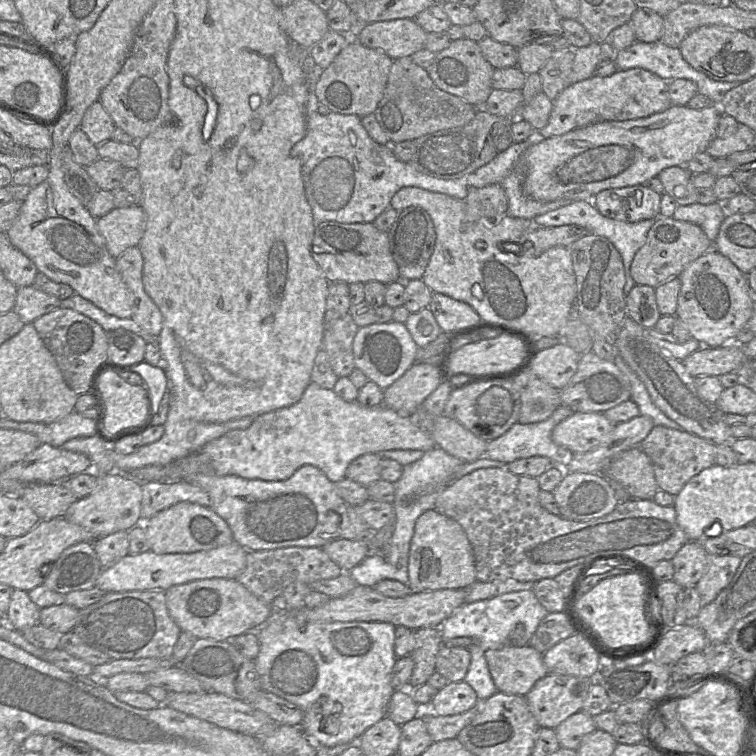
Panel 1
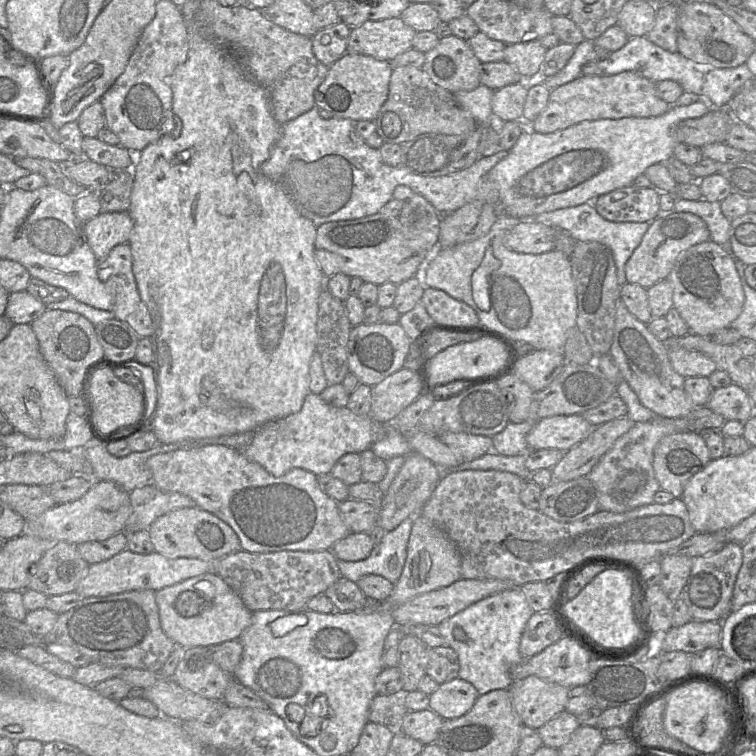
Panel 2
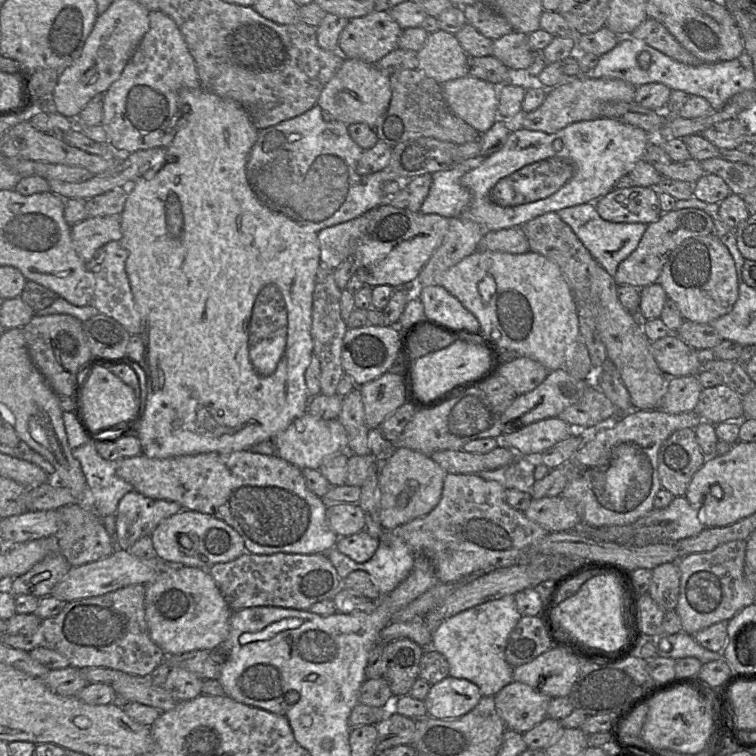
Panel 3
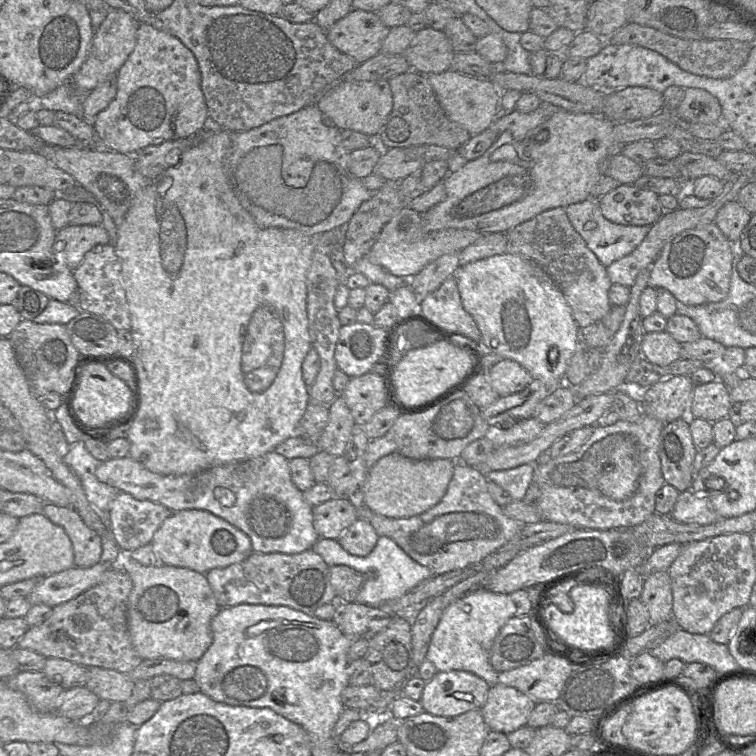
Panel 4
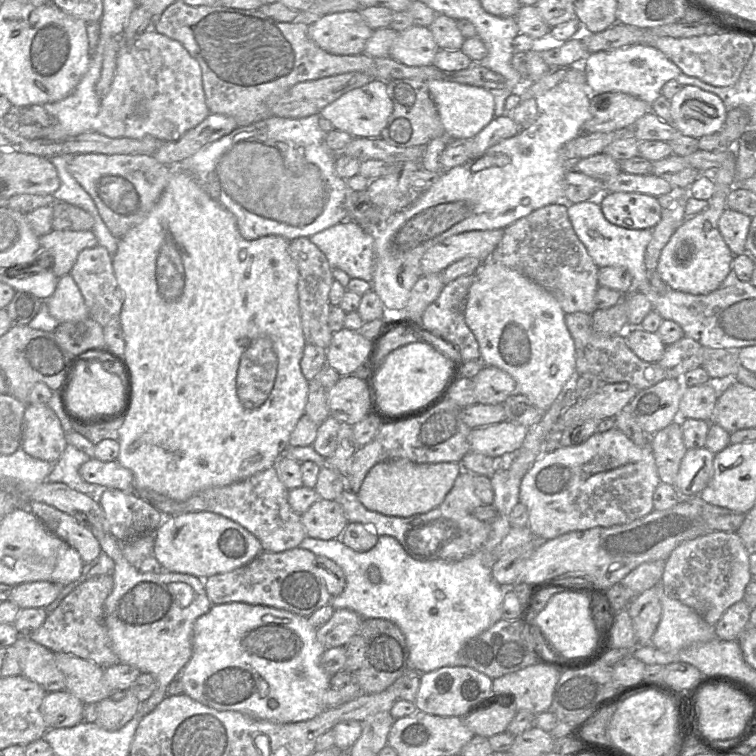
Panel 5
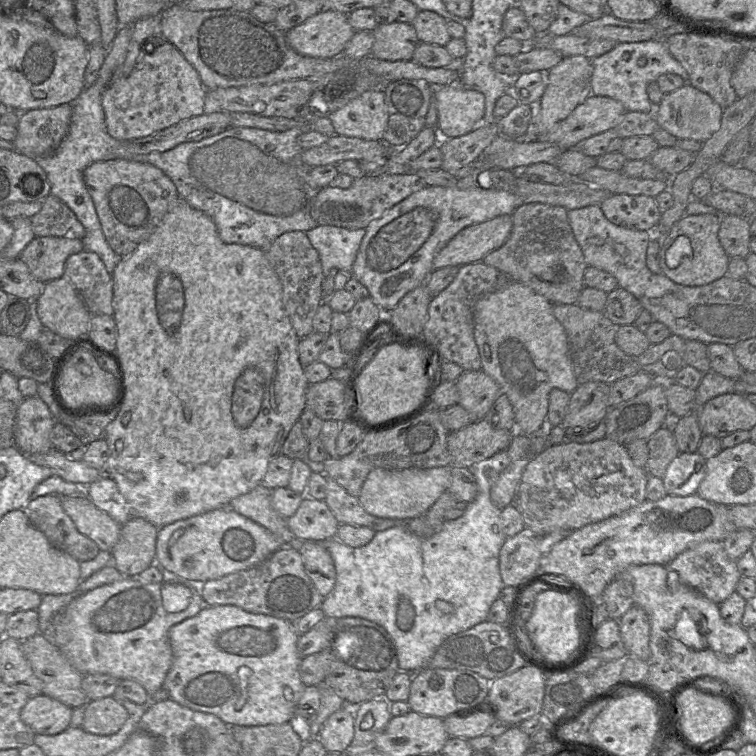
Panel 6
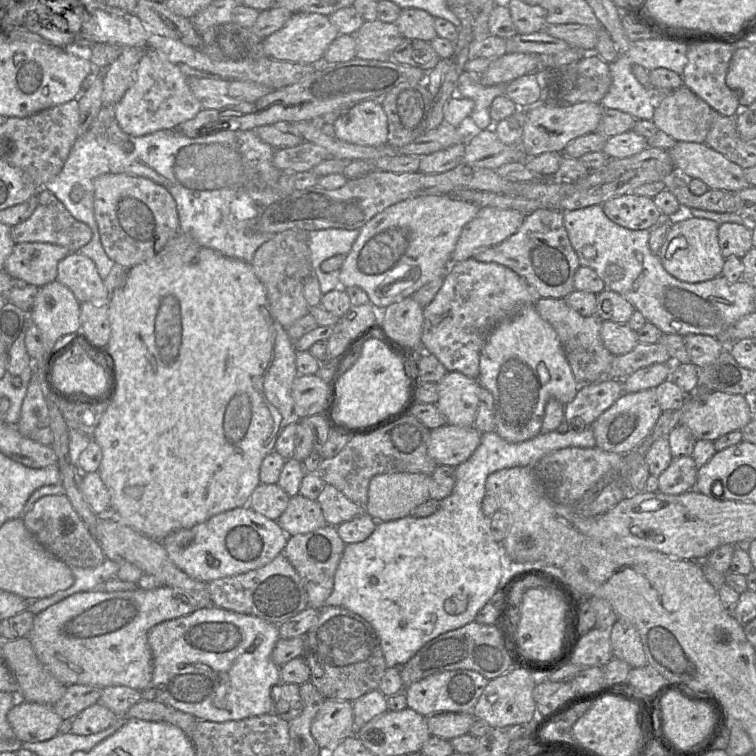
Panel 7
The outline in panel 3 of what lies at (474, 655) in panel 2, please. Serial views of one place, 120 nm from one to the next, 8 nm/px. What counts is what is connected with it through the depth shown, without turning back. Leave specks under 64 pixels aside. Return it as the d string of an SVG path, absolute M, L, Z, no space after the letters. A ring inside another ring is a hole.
M507 595L497 600L479 604L462 611L441 622L434 630L429 648L442 654L449 664L449 676L466 679L478 686L485 697L494 697L503 687L513 681L513 667L505 659L505 649L508 637L516 624L522 618L514 595Z

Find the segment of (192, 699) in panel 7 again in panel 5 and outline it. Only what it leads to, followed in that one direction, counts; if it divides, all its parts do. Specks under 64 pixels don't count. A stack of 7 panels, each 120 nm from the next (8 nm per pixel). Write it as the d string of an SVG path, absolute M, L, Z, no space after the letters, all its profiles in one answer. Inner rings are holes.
M230 602L212 605L209 611L200 616L193 626L192 655L178 679L184 694L192 699L219 711L237 711L261 720L277 723L296 723L310 720L324 711L323 696L330 688L330 677L321 667L320 658L326 649L318 641L316 629L310 625L307 618L295 613L263 605Z

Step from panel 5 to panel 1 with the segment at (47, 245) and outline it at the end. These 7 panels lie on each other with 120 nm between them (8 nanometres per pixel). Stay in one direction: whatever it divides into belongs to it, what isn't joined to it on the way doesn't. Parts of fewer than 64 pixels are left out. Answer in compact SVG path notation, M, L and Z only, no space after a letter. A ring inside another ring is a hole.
M140 205L114 208L96 220L108 252L117 258L129 247L137 247L145 230L146 215Z

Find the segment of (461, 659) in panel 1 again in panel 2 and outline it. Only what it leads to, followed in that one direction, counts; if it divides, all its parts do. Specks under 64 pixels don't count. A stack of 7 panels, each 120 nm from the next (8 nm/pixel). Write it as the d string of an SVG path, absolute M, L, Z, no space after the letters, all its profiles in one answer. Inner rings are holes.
M448 646L429 649L426 675L439 685L458 678L459 659L457 653Z

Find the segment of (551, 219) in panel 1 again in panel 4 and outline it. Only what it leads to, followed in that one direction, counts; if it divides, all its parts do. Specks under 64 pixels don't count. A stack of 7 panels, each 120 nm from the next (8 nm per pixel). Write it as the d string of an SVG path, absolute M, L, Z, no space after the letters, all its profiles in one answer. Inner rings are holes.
M592 198L570 204L565 207L565 211L574 229L605 267L633 252L650 230L650 226L625 226L607 220L602 215L598 202Z

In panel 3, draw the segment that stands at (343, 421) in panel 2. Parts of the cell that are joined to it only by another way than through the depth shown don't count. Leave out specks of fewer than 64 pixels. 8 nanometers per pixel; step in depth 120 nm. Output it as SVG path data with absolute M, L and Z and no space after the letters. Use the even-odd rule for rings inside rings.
M306 412L295 419L283 432L279 433L273 442L278 457L300 469L318 469L330 456L347 450L348 435L338 419L323 420Z

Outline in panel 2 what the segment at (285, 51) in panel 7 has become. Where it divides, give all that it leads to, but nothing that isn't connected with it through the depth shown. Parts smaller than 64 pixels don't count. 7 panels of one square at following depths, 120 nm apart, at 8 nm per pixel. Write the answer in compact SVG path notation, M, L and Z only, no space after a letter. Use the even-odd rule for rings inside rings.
M400 17L366 21L359 27L351 28L347 53L391 61L413 48L415 34L416 31L406 25Z

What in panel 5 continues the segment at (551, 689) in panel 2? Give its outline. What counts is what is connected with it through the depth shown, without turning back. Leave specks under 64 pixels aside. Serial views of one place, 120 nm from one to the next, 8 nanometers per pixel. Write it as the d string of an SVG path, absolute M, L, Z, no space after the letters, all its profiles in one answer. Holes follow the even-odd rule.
M491 702L485 709L469 712L463 720L474 735L489 738L505 732L516 713L514 702L508 707Z

